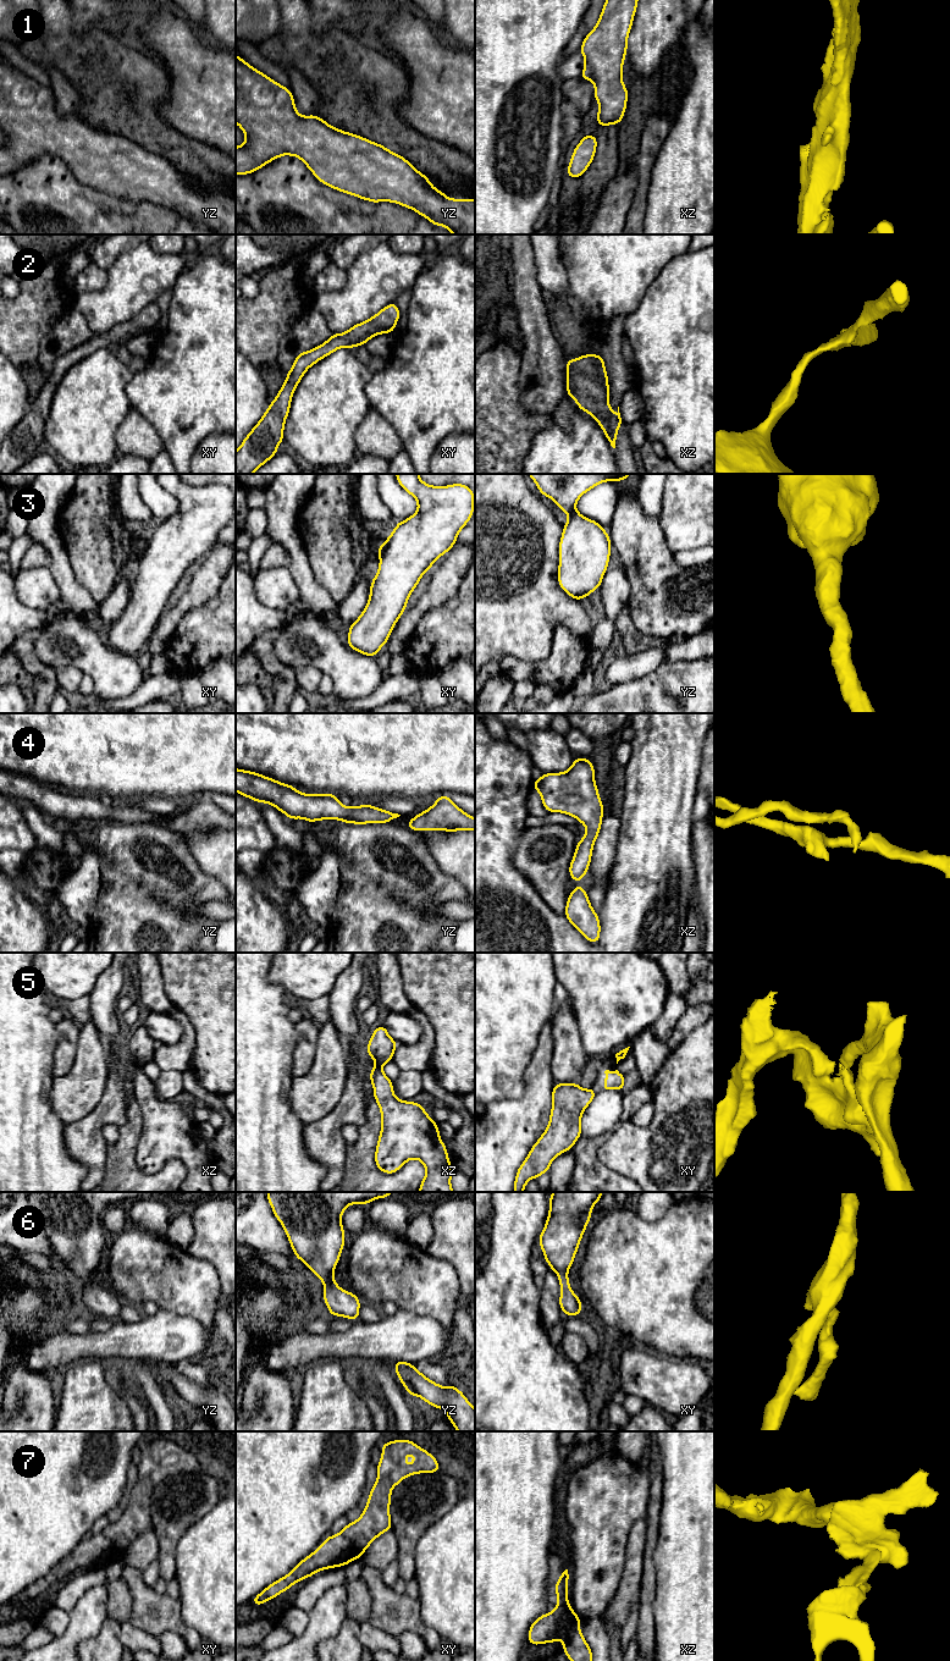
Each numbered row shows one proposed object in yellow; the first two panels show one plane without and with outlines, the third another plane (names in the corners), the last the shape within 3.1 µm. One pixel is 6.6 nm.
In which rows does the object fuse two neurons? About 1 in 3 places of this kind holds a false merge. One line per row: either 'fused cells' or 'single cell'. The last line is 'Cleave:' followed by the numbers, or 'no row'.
1: single cell
2: single cell
3: single cell
4: single cell
5: fused cells
6: single cell
7: single cell
Cleave: 5

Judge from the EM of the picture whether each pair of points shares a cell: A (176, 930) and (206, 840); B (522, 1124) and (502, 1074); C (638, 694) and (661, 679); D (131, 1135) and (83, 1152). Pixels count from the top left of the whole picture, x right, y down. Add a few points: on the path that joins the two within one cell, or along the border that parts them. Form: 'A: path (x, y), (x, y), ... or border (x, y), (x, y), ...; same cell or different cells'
A: border (184, 838), (188, 850), (199, 867), (220, 882); different cells
B: border (525, 1074), (519, 1098), (487, 1105); different cells
C: path (644, 694), (655, 685); same cell
D: border (106, 1144), (104, 1173); different cells

